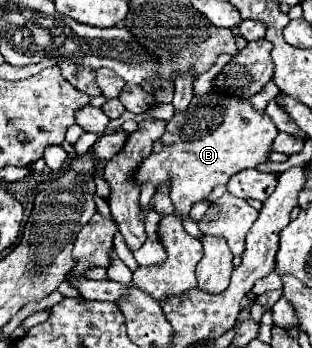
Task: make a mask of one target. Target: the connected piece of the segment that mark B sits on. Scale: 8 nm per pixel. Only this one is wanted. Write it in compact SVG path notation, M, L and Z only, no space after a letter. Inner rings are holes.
M210 91L202 97L192 97L190 105L166 125L164 139L154 143L152 155L136 171L138 185L150 181L154 187L170 181L170 199L174 207L186 217L196 201L208 197L216 185L226 185L238 171L258 167L268 161L272 151L272 141L278 129L274 121L252 107L248 99L222 95L220 91ZM186 137L186 141L184 141Z

